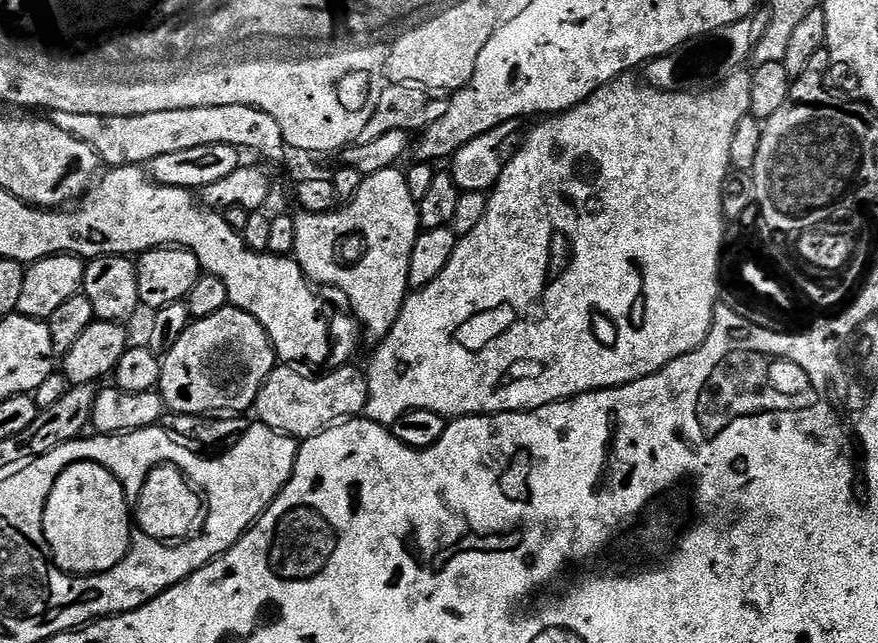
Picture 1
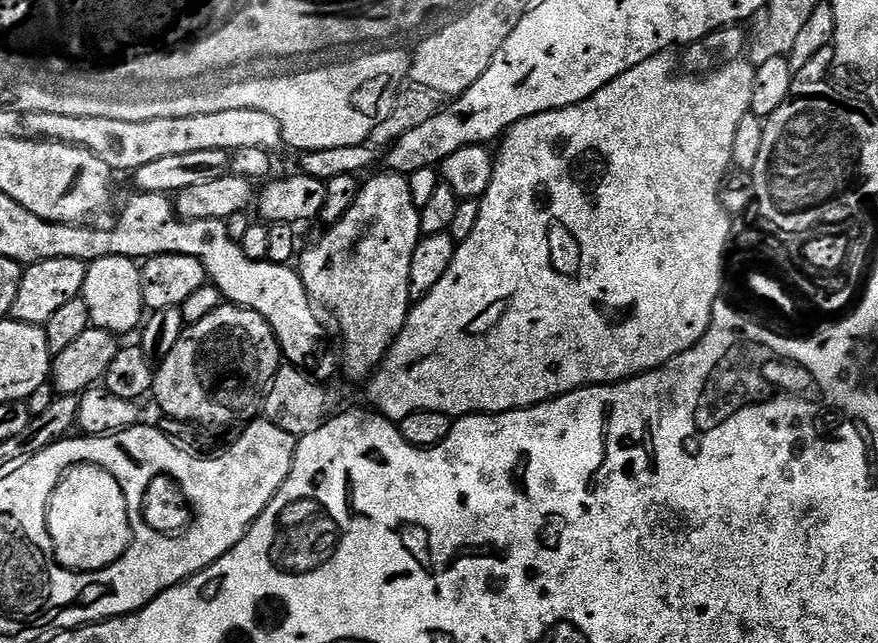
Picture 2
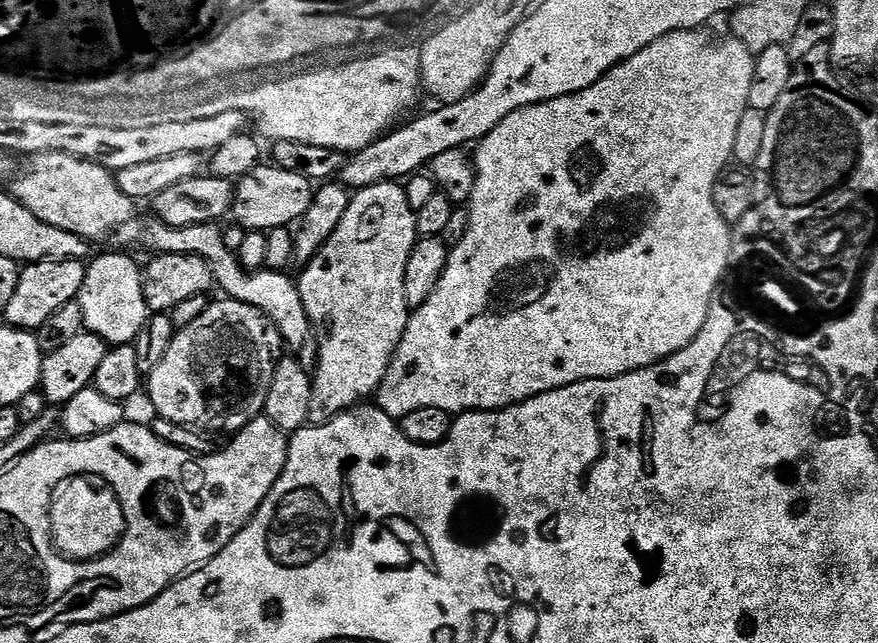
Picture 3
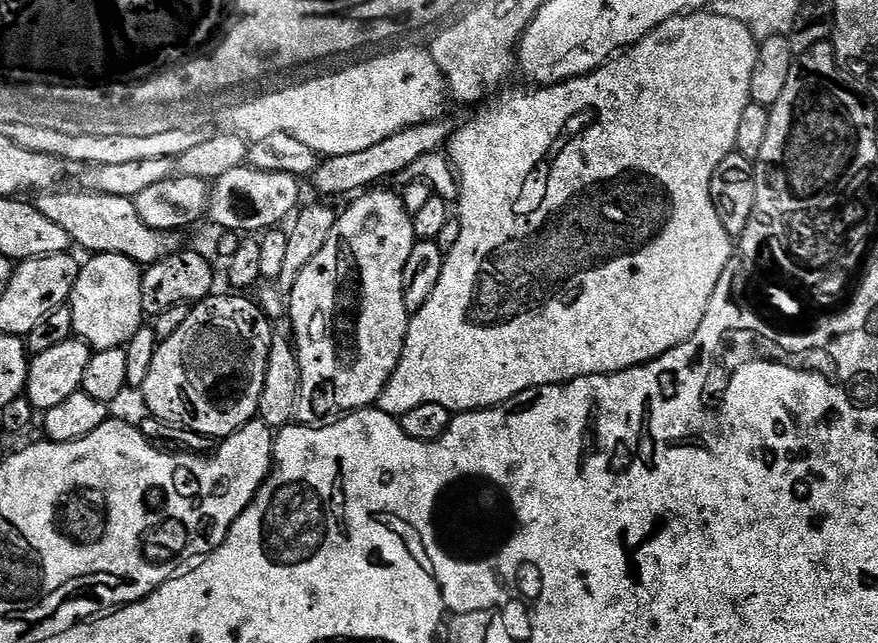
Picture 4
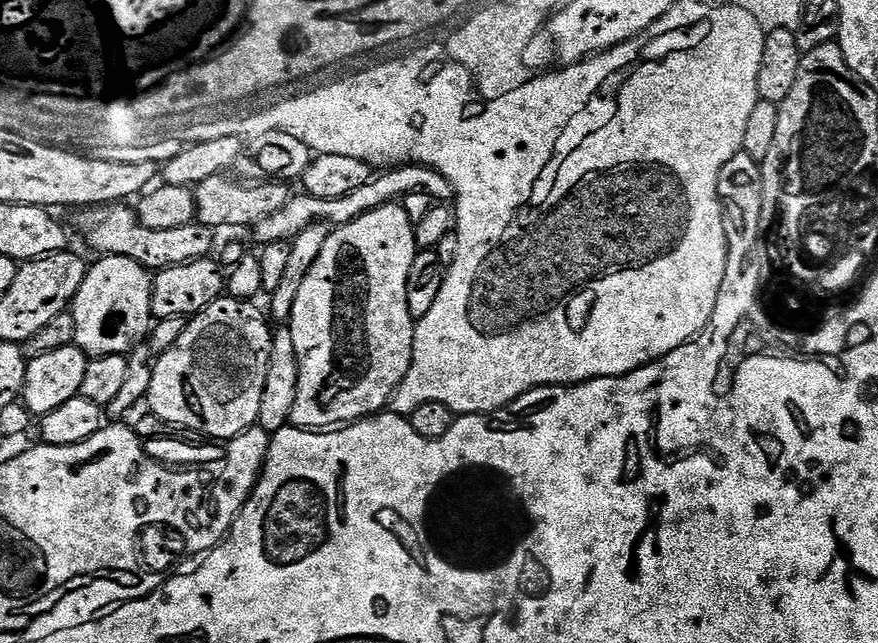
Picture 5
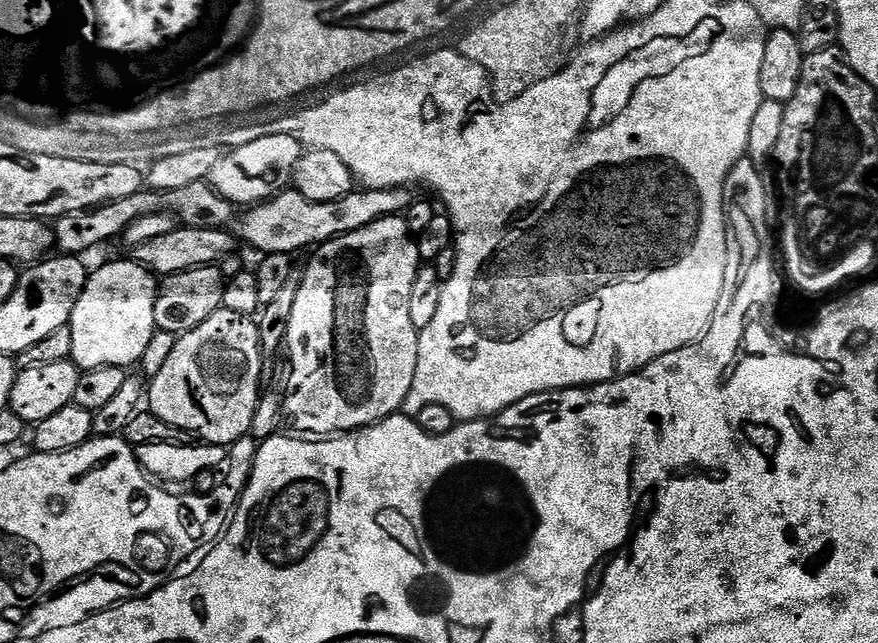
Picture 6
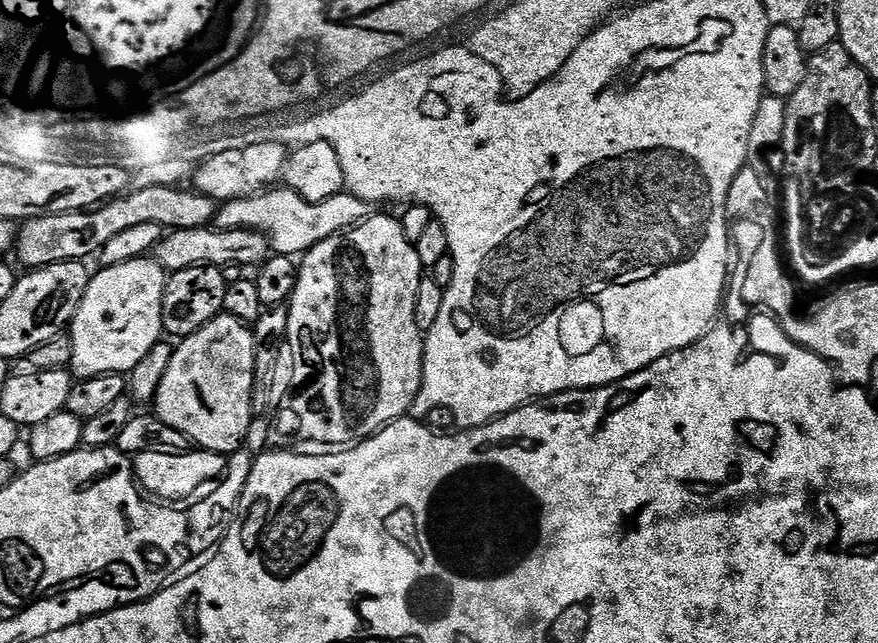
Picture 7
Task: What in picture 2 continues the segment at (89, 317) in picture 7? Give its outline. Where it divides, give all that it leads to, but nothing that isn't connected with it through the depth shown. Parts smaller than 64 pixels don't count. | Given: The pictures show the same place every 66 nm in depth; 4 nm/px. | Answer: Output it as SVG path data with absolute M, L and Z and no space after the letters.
M107 256L88 264L82 299L86 302L86 310L90 310L93 328L123 334L135 333L141 327L146 316L141 271L141 265L128 256Z

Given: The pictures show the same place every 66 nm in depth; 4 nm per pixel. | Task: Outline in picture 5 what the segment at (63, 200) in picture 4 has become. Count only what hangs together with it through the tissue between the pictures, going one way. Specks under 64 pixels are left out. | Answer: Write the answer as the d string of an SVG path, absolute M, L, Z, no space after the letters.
M123 203L96 206L81 216L84 216L80 220L84 240L96 254L125 256L149 270L178 266L191 260L203 260L211 253L208 251L212 248L213 229L199 222L189 222L174 230L154 230L139 223L137 213L133 209L131 212Z

